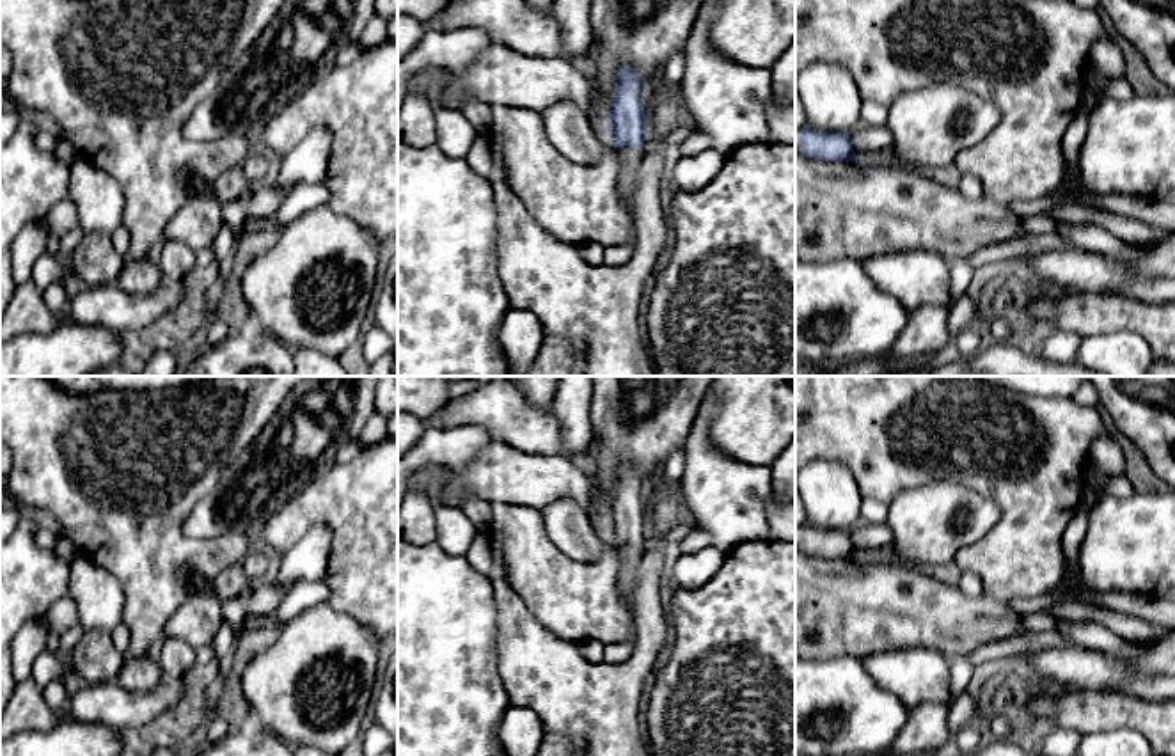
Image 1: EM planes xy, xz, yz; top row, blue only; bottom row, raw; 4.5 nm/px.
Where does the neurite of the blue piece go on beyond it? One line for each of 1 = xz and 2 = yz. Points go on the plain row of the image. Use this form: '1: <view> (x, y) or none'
1: xz (630, 556)
2: none

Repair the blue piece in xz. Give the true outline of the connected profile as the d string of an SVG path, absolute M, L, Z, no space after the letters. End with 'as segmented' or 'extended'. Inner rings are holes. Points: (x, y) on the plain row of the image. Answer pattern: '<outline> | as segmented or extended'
M628 461L618 465L612 500L607 509L609 536L621 548L619 586L628 607L634 610L634 587L637 568L644 554L646 516L639 490L641 477Z | extended

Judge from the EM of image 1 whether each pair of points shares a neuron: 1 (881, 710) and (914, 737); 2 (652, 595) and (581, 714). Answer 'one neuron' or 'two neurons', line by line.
1: two neurons
2: one neuron

